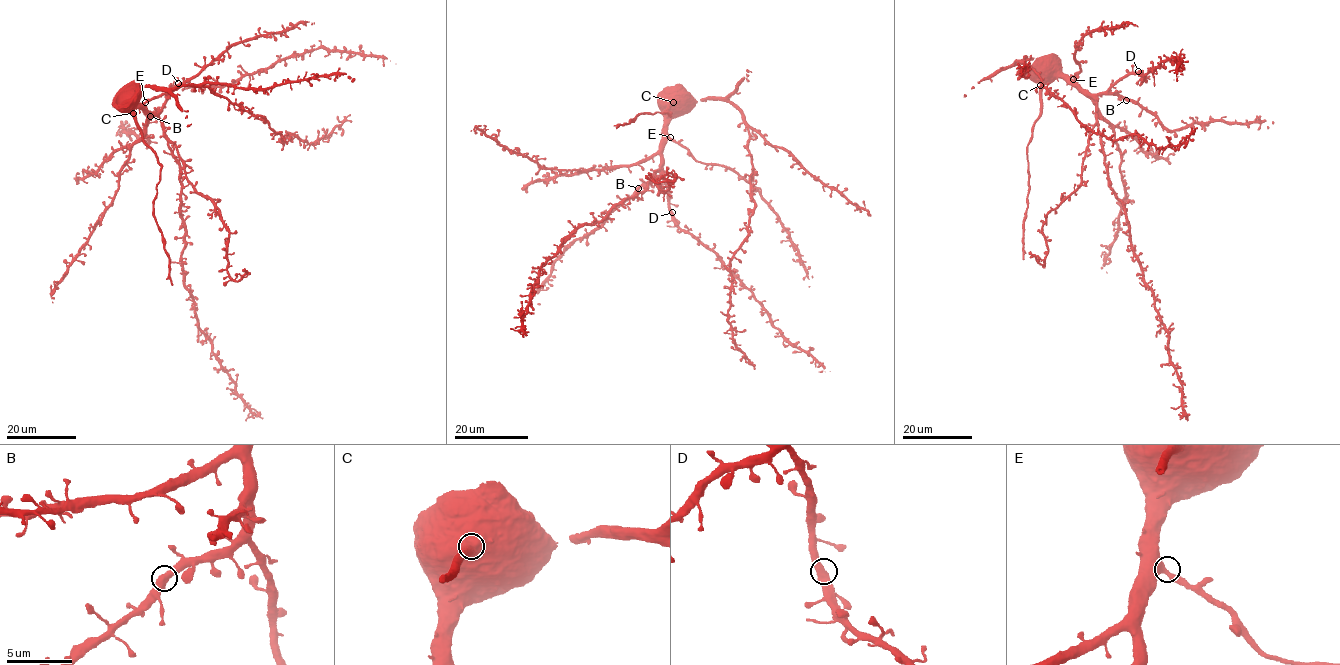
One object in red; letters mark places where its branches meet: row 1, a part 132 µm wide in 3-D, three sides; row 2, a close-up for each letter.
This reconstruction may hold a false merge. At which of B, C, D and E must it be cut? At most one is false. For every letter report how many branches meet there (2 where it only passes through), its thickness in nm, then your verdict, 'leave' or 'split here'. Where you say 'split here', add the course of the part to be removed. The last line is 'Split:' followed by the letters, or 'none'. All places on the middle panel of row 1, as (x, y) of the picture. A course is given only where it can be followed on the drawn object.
B: branches 2; calibre 500 nm; leave
C: branches 2; calibre 550 nm; leave
D: branches 2; calibre 500 nm; leave
E: branches 2; calibre 480 nm; leave
Split: none

